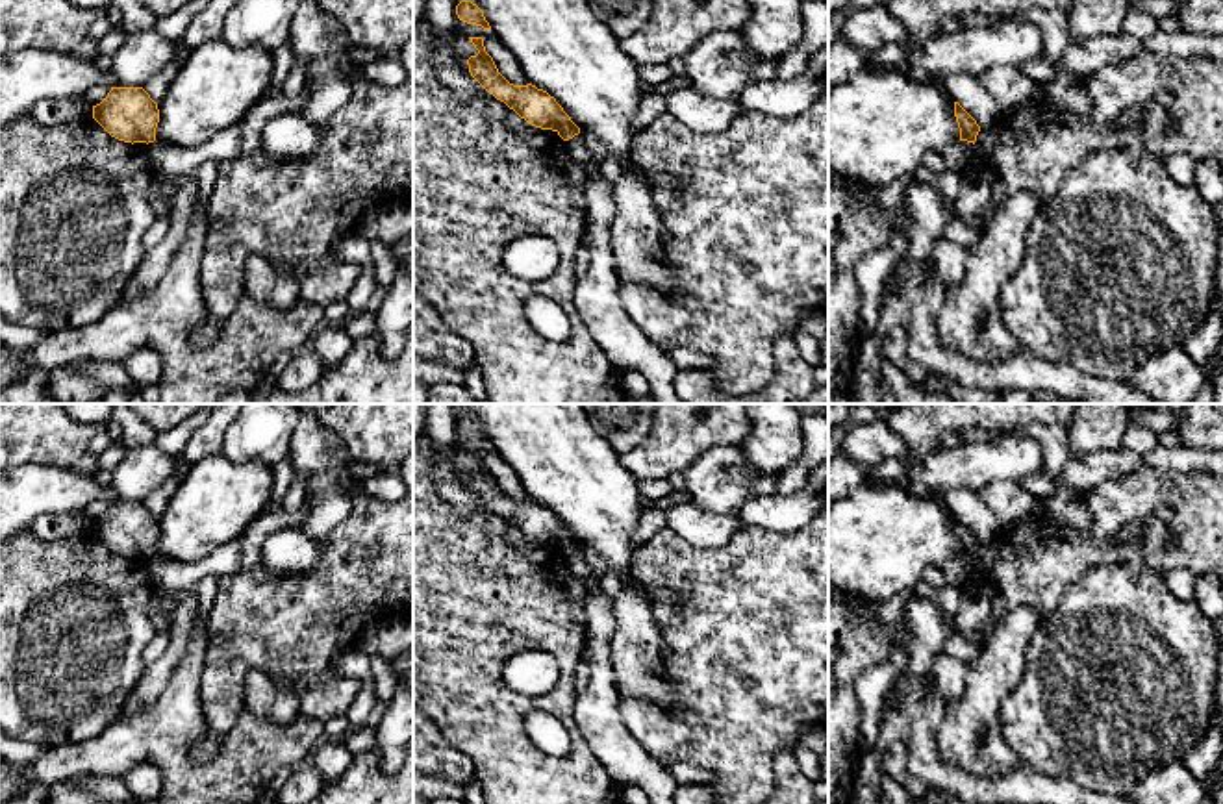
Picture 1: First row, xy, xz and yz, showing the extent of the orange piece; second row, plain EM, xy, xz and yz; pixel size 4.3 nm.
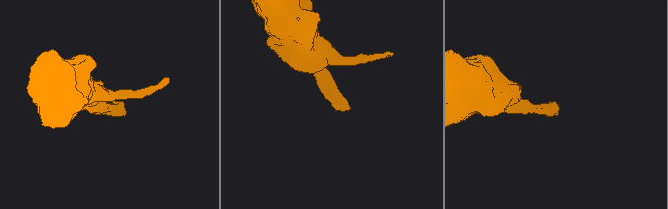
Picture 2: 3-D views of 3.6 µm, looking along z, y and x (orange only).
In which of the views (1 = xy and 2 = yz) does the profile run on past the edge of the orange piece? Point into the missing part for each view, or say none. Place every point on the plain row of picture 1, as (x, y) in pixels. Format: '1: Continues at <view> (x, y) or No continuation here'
1: No continuation here
2: No continuation here

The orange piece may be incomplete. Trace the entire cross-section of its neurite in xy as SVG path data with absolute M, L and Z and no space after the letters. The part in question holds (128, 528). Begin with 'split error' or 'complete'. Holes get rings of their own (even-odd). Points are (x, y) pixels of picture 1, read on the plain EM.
complete | M111 502L107 511L93 521L93 534L115 554L124 558L154 558L159 537L158 519L143 502Z

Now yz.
complete | M954 517L954 532L960 543L960 556L975 559L977 550L980 546L977 535L958 517Z

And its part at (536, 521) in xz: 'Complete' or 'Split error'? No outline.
Complete

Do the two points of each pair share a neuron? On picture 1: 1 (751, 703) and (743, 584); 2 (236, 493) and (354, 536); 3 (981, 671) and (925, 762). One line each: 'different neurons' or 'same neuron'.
1: same neuron
2: different neurons
3: different neurons

